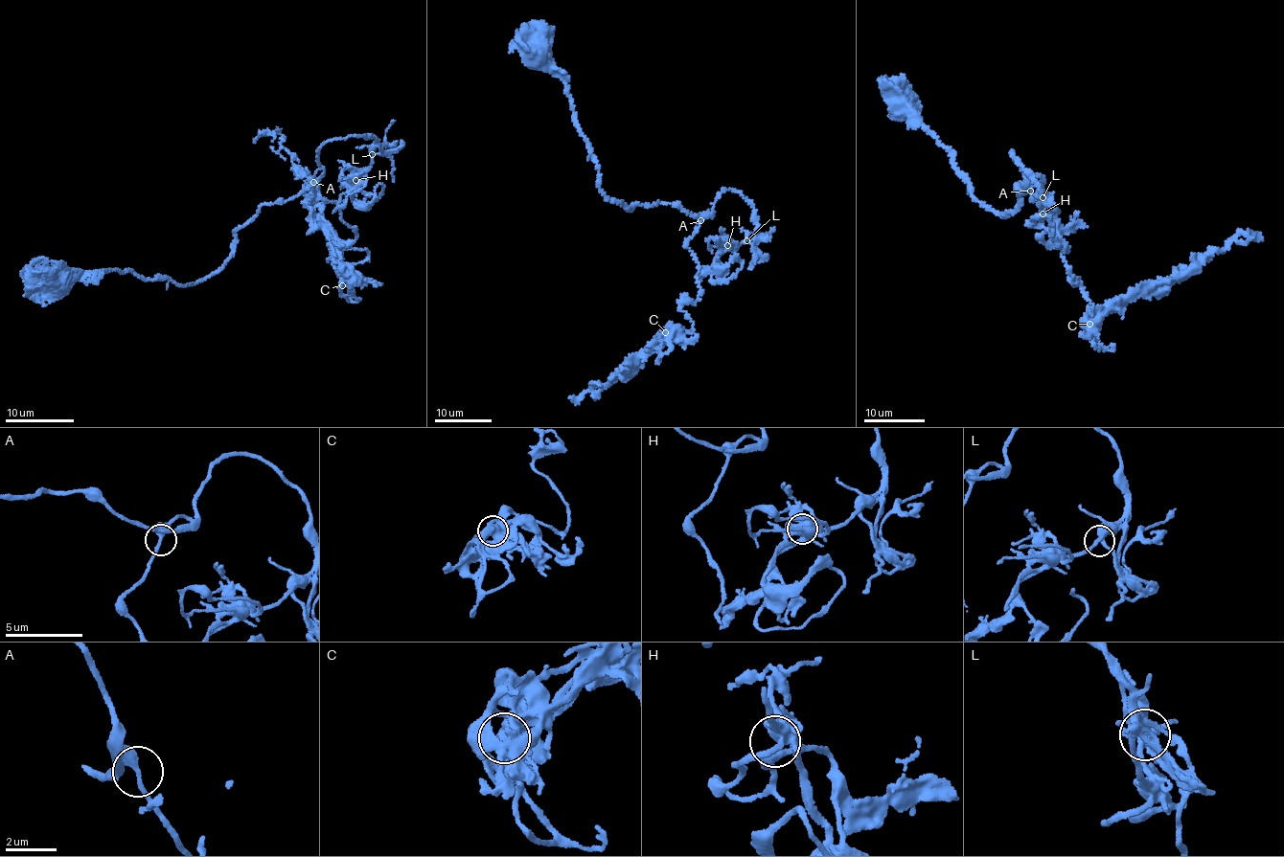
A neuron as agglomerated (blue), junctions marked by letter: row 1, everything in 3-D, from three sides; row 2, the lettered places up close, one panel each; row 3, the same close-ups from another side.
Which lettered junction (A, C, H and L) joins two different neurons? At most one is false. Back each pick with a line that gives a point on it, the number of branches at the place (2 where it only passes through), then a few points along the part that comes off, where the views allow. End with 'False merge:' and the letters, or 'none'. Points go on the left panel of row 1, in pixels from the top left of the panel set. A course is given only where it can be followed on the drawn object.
False merge: none

